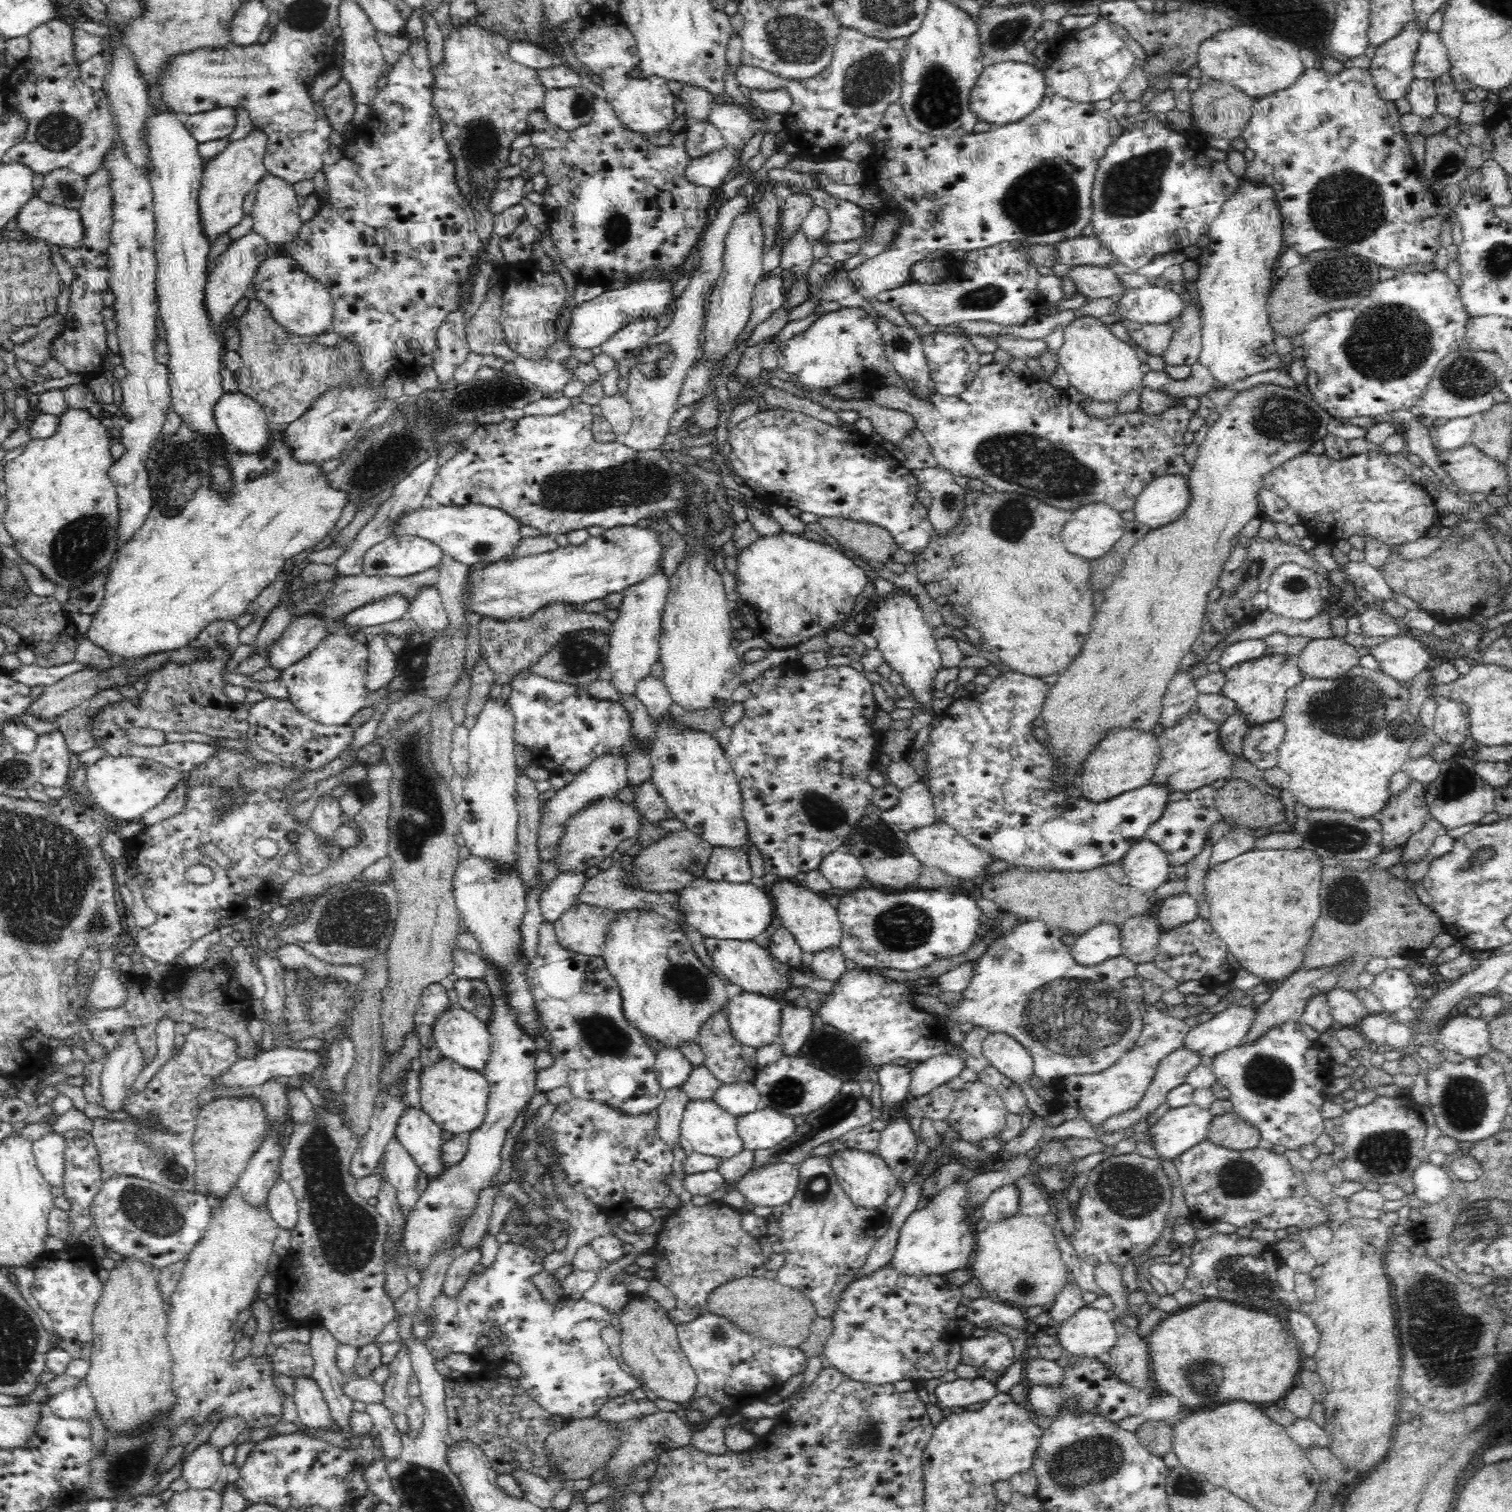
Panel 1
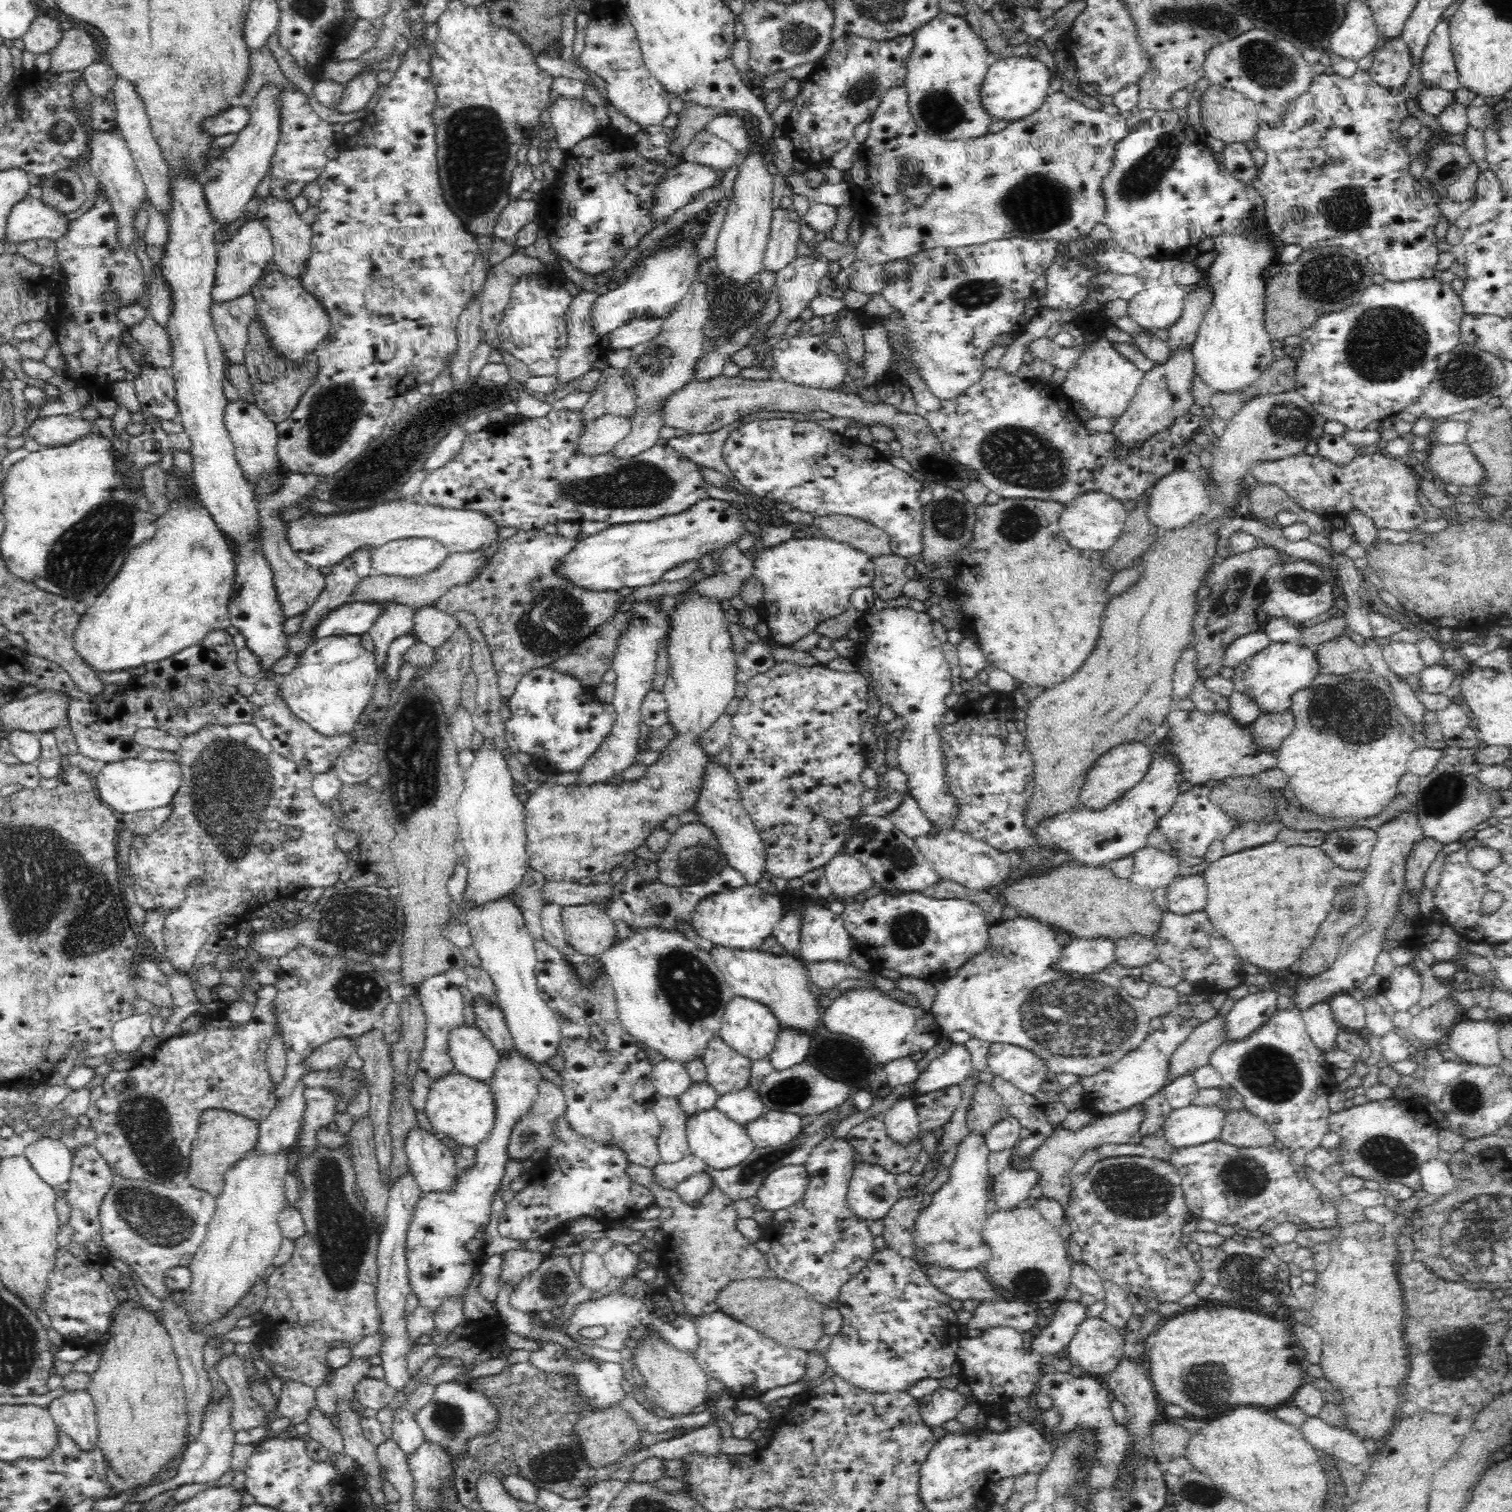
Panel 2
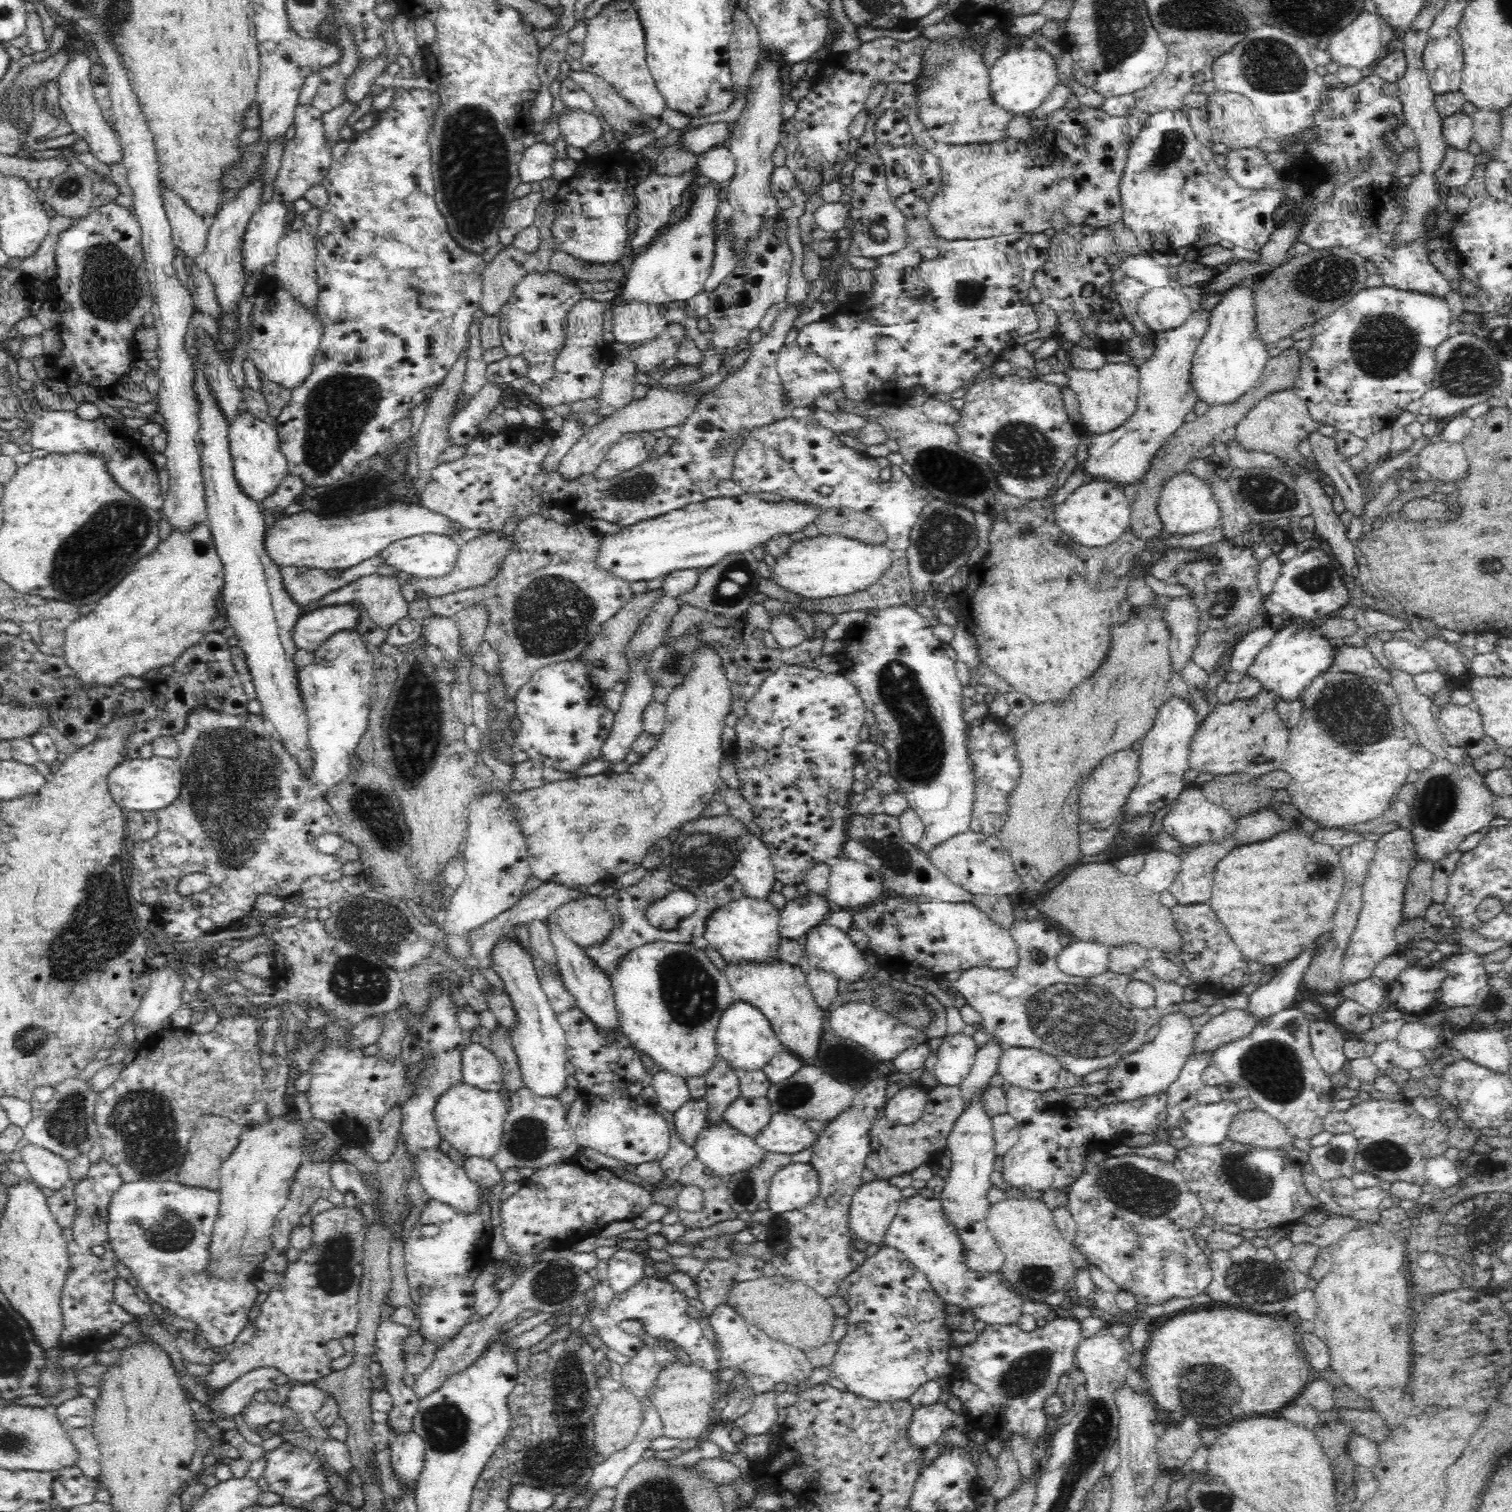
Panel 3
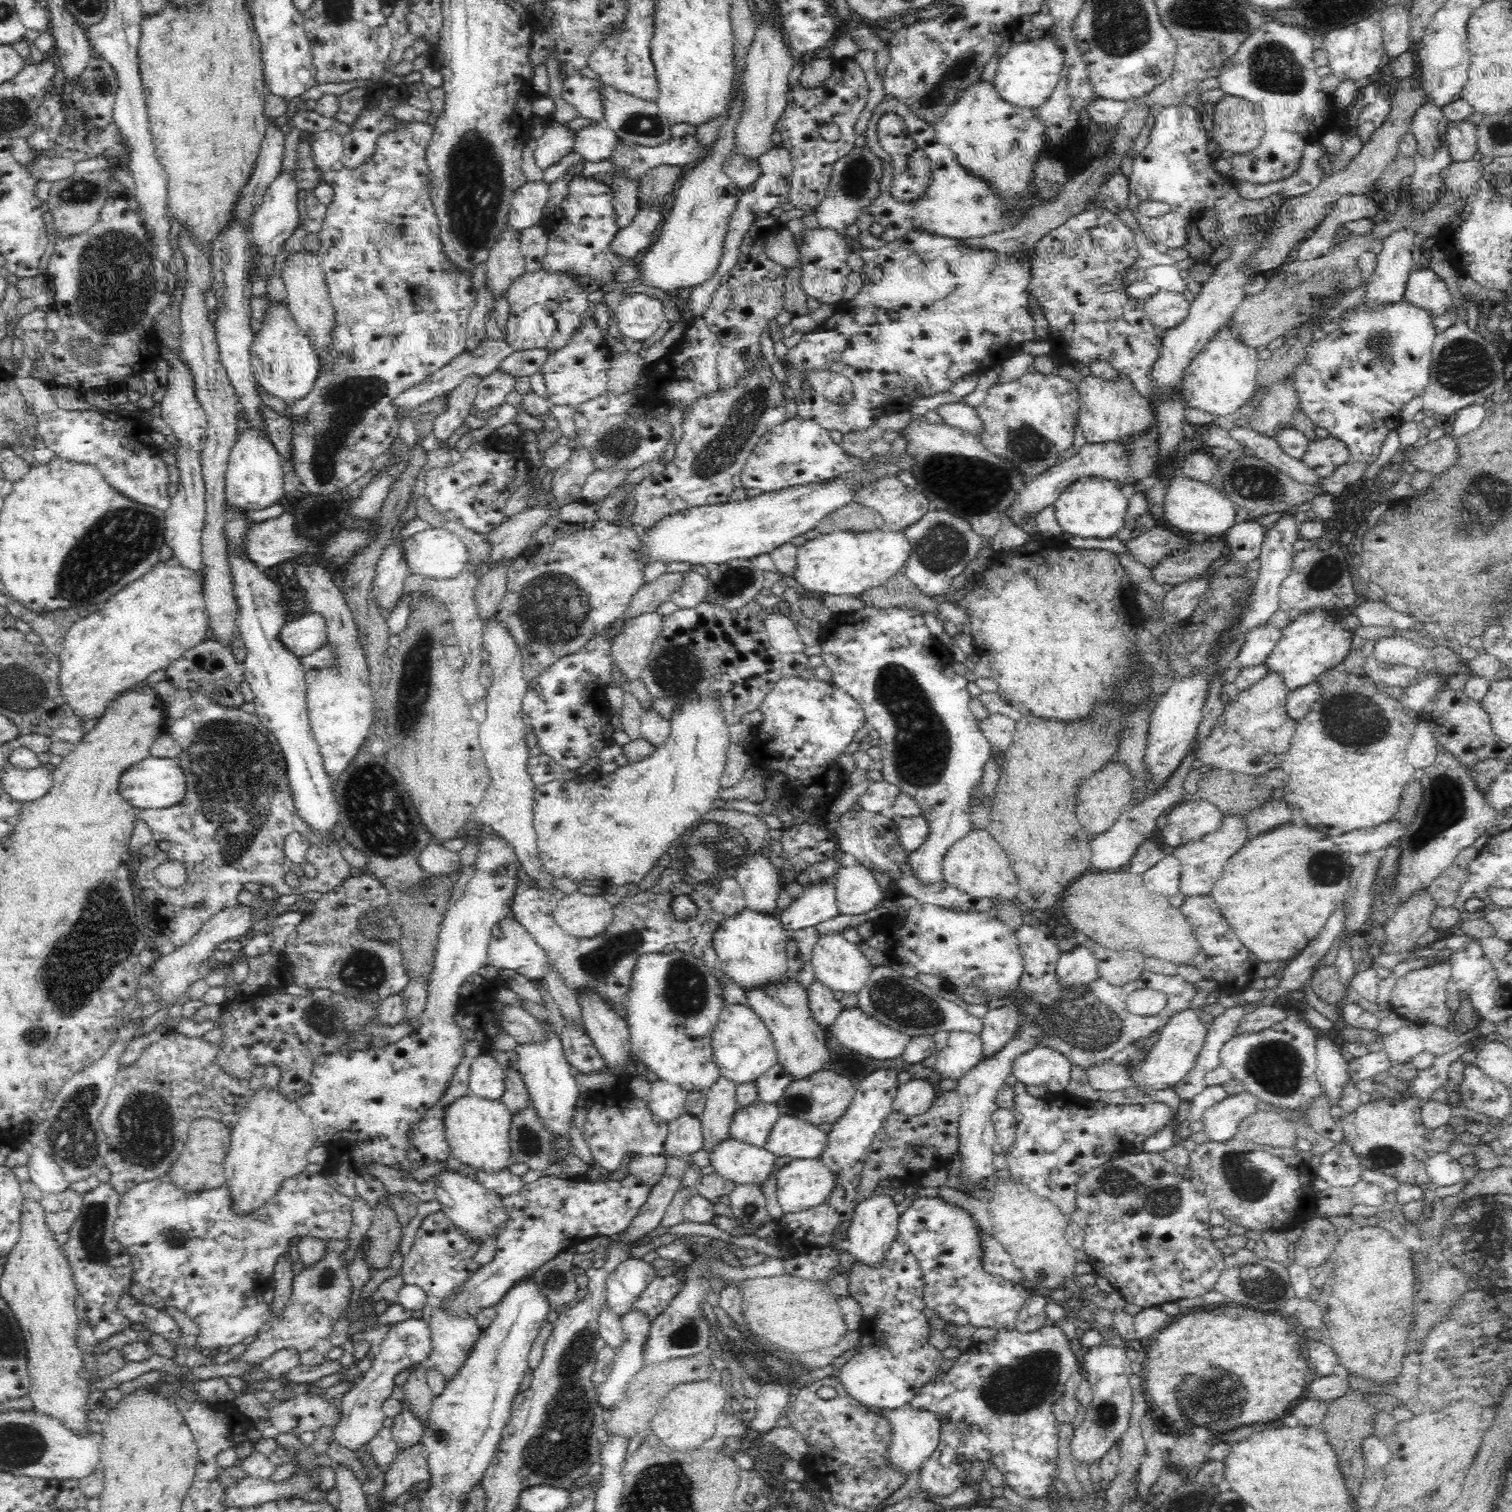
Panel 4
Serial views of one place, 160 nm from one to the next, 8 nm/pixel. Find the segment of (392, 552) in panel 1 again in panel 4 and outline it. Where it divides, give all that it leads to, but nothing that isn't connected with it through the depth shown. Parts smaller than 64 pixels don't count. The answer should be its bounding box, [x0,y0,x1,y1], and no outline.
[402,527,470,580]

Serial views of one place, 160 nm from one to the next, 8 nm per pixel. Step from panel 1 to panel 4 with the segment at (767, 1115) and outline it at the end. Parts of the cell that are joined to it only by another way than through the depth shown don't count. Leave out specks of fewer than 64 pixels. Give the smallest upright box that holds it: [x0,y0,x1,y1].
[764,1115,827,1159]

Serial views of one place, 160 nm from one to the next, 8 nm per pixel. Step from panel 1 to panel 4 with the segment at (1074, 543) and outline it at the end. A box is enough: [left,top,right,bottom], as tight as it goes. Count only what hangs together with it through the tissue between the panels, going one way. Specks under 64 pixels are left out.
[1052,477,1134,538]

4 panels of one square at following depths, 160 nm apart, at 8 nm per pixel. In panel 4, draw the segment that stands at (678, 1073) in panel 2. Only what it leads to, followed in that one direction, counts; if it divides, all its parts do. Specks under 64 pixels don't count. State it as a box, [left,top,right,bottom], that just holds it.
[646,1080,687,1120]

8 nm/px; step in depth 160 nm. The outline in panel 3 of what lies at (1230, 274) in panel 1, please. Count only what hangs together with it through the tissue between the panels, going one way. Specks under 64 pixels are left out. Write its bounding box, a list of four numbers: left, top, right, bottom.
[1190,282,1270,406]

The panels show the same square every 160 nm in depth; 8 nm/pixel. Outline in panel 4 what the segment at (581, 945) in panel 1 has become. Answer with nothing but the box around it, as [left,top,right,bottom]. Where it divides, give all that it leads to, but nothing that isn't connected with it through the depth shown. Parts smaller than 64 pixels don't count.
[552,894,614,938]

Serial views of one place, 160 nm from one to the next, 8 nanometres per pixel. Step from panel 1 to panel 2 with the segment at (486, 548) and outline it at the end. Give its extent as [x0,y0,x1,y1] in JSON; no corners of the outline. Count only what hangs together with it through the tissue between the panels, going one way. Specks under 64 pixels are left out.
[286,498,503,568]

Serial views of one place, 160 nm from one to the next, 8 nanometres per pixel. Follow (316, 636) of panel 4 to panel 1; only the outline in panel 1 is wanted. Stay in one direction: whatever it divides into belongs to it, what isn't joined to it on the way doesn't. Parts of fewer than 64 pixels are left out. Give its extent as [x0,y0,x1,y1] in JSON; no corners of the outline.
[341,594,410,632]

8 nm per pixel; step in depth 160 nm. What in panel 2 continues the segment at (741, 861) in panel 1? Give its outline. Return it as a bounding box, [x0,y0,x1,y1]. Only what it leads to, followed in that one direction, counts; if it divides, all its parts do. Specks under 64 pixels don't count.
[605,857,746,940]

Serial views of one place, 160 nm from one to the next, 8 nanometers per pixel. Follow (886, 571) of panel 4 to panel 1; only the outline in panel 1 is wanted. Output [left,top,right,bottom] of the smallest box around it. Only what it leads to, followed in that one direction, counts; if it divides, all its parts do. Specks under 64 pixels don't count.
[729,532,868,649]

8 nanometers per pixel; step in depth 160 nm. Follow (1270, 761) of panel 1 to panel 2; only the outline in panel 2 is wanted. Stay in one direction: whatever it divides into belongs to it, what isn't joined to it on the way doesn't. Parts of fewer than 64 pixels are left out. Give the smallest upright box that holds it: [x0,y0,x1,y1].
[1254,709,1295,752]

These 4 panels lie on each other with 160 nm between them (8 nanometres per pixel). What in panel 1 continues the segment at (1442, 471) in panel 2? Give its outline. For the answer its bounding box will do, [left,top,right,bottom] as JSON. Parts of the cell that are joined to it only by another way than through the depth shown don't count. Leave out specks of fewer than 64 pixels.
[1436,445,1510,495]

